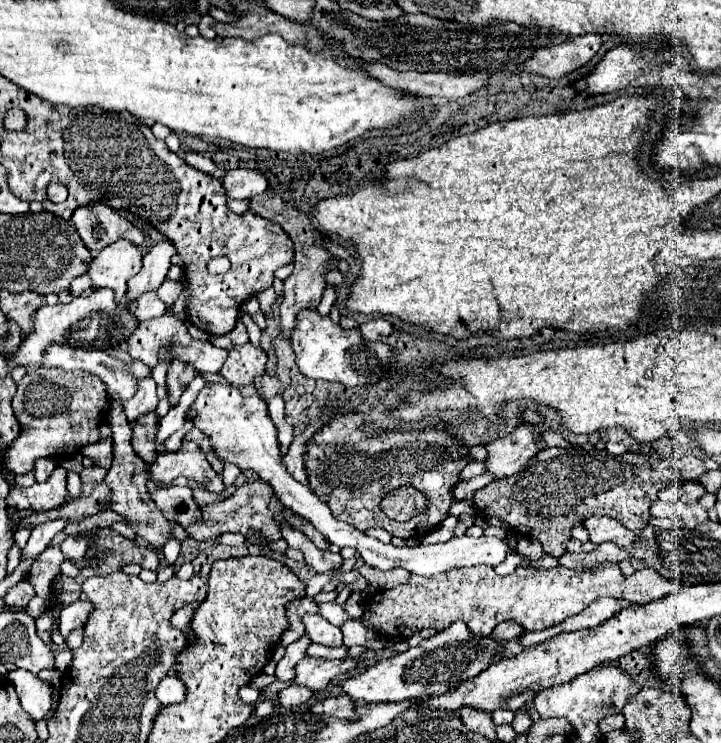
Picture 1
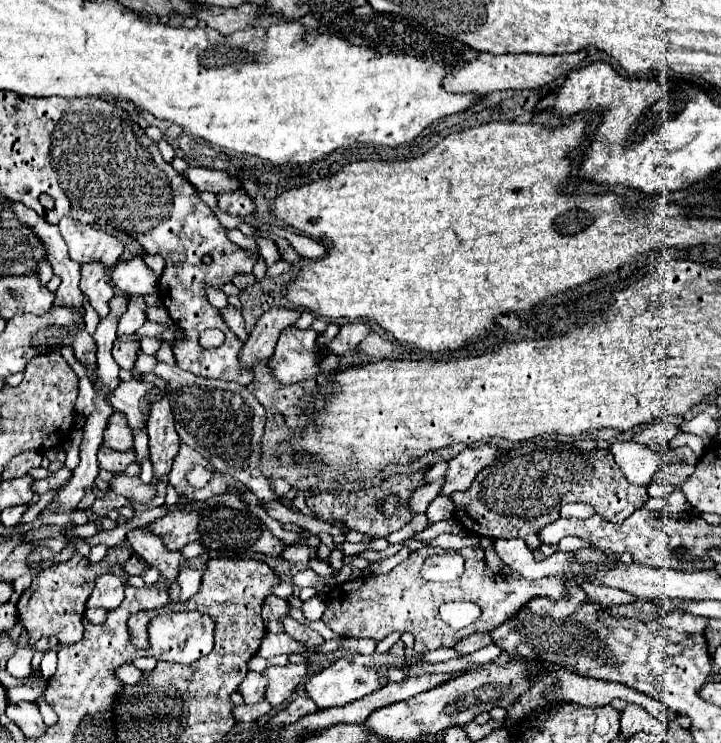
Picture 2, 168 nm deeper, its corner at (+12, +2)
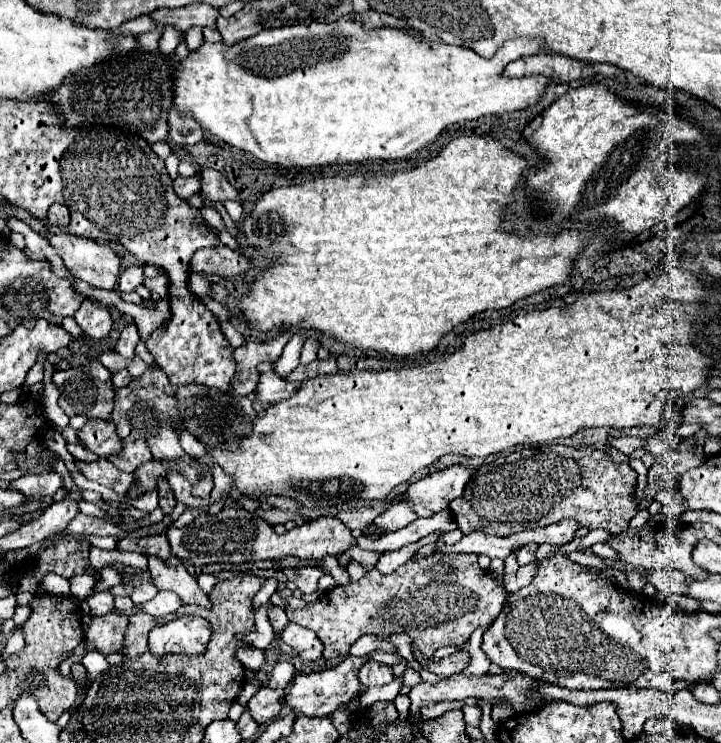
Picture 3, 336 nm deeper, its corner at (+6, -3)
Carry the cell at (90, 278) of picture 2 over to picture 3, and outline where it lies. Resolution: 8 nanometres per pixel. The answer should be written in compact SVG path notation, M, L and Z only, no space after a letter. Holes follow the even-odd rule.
M86 299L82 303L82 307L76 311L74 315L78 327L82 329L82 333L90 339L90 341L100 341L104 337L108 337L110 329L112 329L112 317L106 309L100 309L92 303L92 299Z

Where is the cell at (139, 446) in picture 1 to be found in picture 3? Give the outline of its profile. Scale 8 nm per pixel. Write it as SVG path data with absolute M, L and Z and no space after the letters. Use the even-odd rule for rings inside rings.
M88 419L86 425L76 431L76 435L82 441L82 445L98 457L110 457L112 453L118 453L122 449L112 421Z

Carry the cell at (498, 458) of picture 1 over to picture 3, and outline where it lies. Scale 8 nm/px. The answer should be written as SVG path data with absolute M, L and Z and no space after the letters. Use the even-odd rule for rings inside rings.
M448 467L412 483L402 493L402 503L410 505L418 517L430 517L448 507L448 503L462 495L470 481L472 469Z

